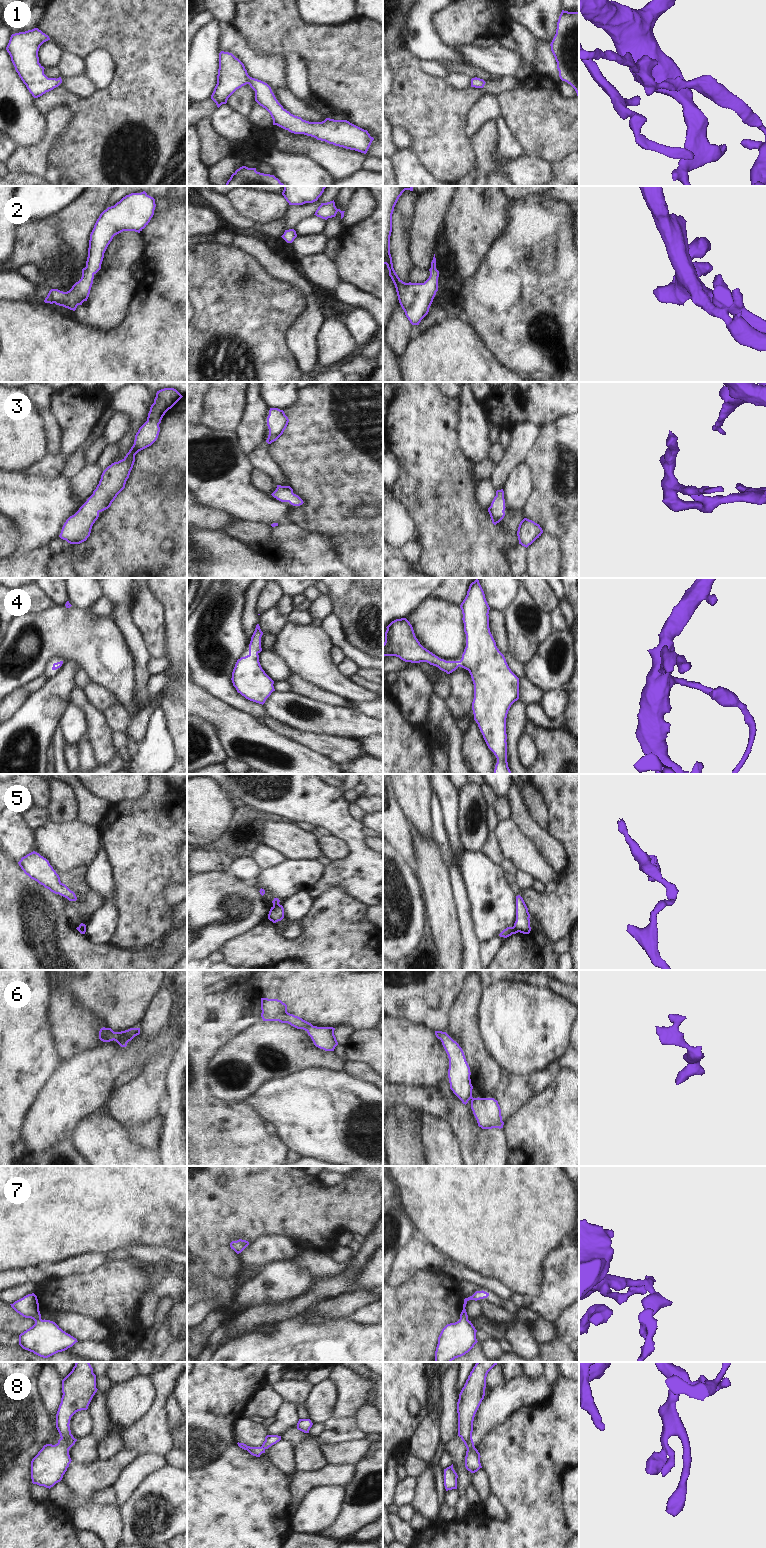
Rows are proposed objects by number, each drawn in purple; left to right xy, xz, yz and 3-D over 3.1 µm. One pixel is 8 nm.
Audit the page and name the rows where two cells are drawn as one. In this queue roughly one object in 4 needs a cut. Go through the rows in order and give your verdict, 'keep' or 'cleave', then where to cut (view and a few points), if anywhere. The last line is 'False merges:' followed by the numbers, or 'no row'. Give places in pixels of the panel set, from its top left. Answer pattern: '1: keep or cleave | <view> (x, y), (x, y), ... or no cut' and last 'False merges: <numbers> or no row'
1: keep | no cut
2: keep | no cut
3: keep | no cut
4: keep | no cut
5: cleave | yz (513, 926), (518, 931)
6: keep | no cut
7: keep | no cut
8: cleave | xy (61, 1437), (68, 1449)
False merges: 5, 8

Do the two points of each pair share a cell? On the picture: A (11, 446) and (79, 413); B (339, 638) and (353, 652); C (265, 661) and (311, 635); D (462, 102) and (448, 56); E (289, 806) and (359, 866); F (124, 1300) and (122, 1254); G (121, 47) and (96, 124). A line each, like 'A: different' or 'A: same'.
A: different
B: same
C: different
D: different
E: same
F: different
G: same

